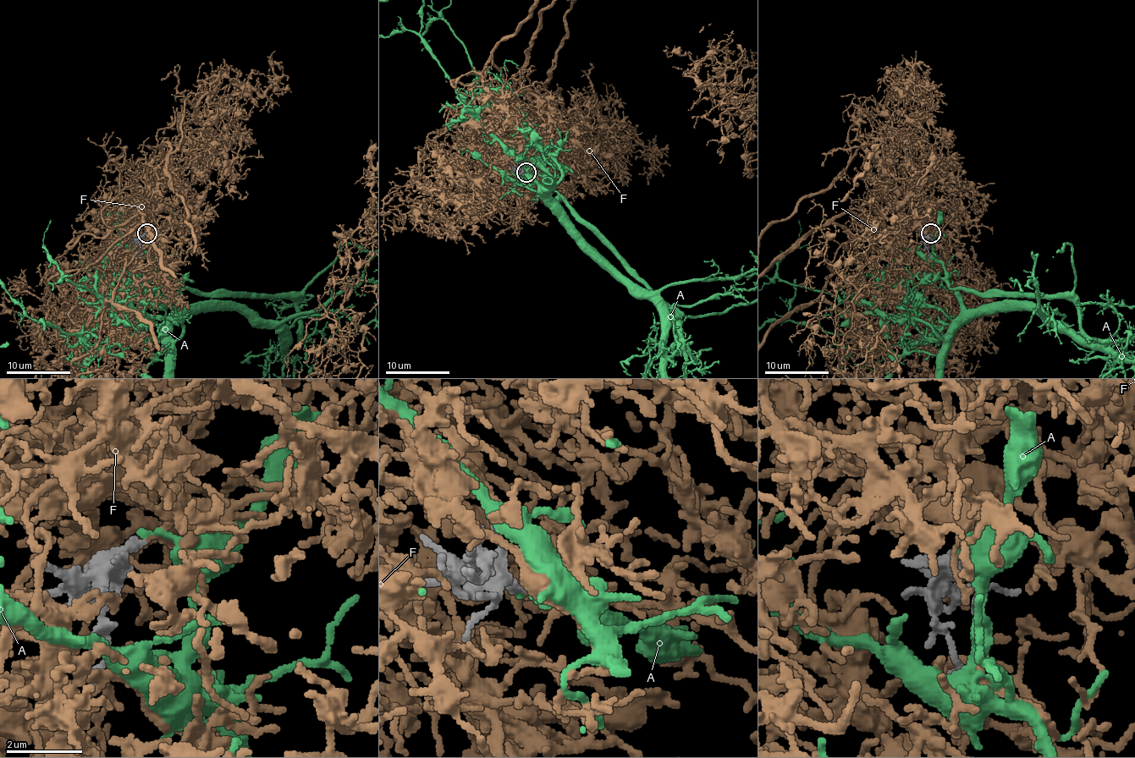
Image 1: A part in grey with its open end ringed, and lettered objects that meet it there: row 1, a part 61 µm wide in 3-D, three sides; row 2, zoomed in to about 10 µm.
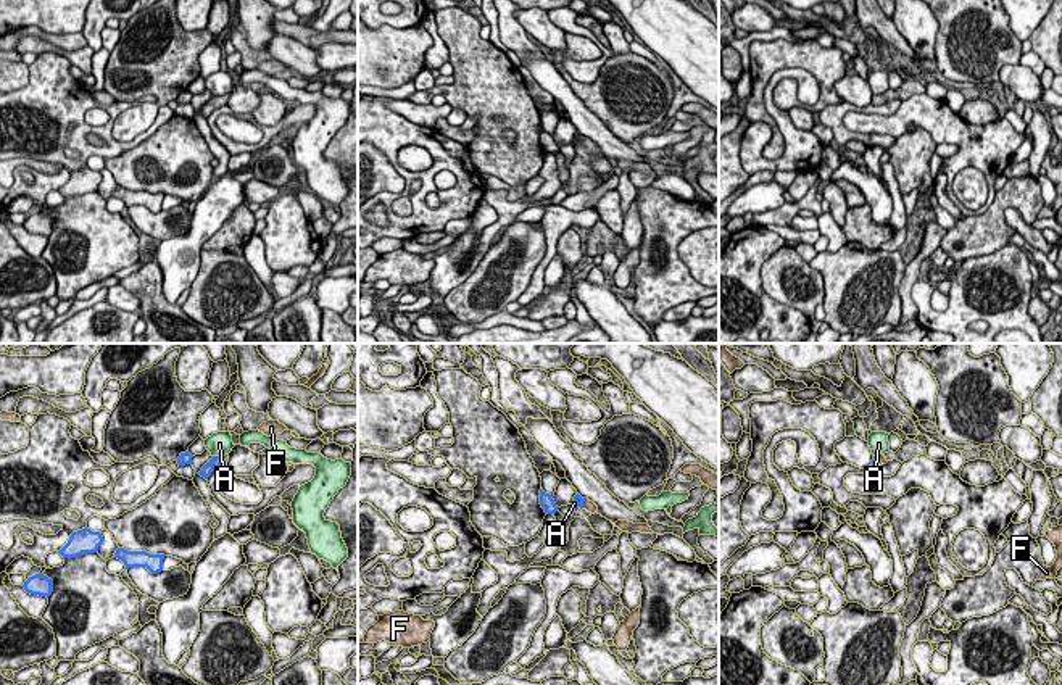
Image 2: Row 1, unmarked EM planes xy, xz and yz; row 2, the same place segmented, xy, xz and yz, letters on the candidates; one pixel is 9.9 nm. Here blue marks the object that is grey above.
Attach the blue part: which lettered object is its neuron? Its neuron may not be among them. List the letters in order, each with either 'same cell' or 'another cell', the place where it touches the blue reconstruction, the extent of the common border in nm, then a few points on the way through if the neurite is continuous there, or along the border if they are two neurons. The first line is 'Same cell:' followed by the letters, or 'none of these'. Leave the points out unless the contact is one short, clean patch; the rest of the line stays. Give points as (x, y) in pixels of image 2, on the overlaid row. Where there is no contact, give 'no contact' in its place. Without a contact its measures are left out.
Same cell: F
A: another cell; contact xy (218, 456); length 110 nm
F: same cell; contact xz (582, 503); length 120 nm; way xz (577, 498), (582, 503), (590, 506)

